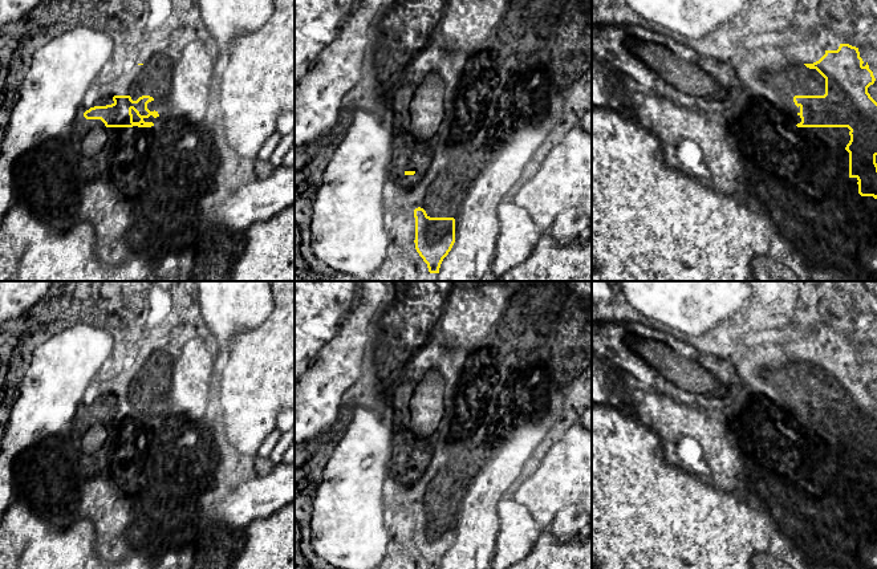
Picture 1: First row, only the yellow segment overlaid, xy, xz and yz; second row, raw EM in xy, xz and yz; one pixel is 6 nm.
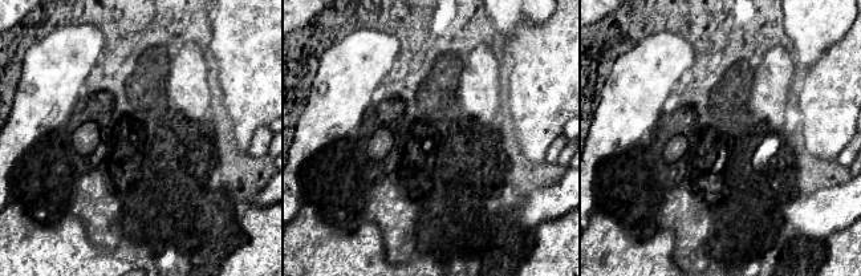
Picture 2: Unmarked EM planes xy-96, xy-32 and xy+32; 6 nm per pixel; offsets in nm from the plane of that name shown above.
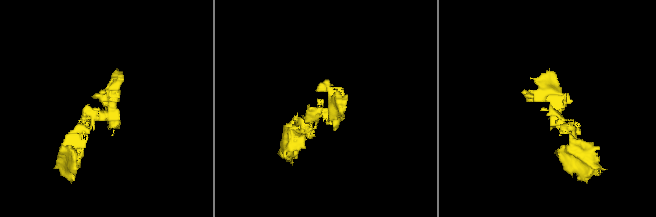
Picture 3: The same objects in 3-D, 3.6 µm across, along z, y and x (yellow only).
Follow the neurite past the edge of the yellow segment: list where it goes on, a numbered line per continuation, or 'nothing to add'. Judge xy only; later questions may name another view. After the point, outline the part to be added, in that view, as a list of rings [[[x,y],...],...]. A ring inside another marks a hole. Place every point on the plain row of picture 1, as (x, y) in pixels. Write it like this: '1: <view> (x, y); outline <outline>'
1: xy (93, 435); outline [[[92,418],[80,431],[81,451],[92,459],[105,444],[109,435],[107,426],[102,418]]]

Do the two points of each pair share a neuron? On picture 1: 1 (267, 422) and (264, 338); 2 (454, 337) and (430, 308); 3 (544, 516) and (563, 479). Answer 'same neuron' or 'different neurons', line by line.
1: same neuron
2: different neurons
3: same neuron

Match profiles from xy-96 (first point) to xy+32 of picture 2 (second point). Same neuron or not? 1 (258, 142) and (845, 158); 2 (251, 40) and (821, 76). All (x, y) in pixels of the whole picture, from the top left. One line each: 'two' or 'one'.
1: one
2: one

